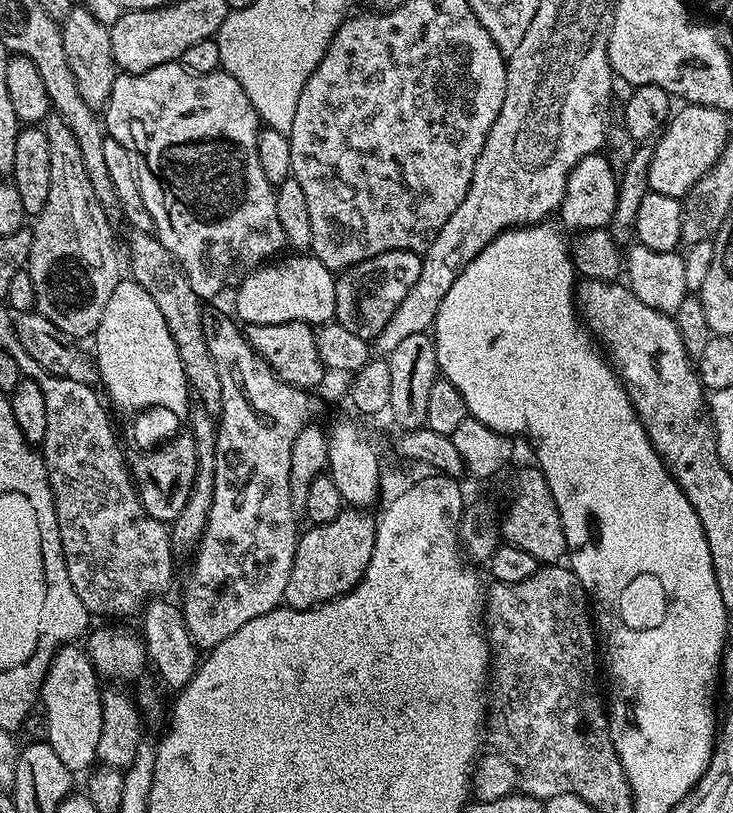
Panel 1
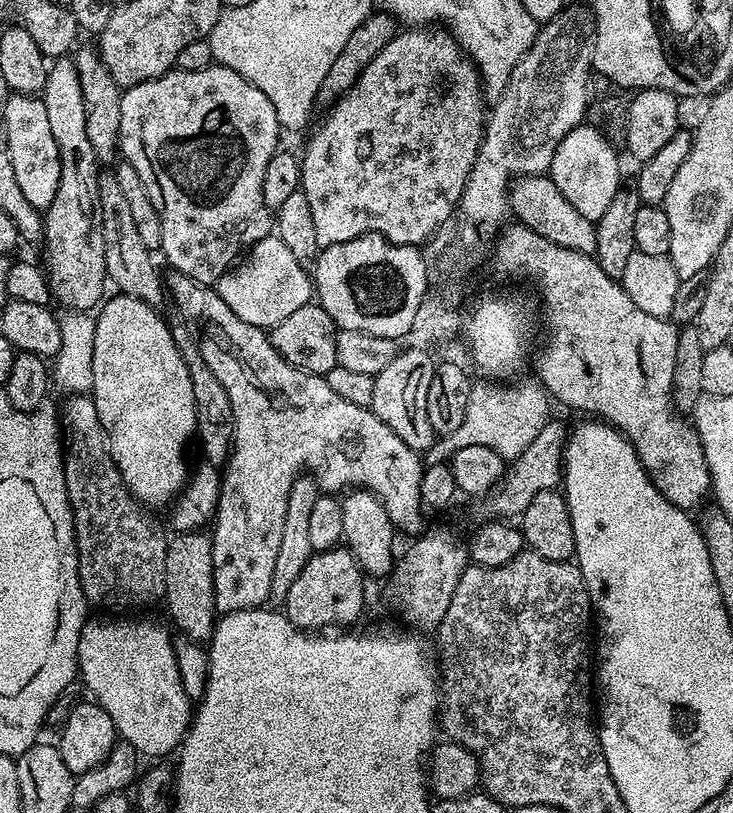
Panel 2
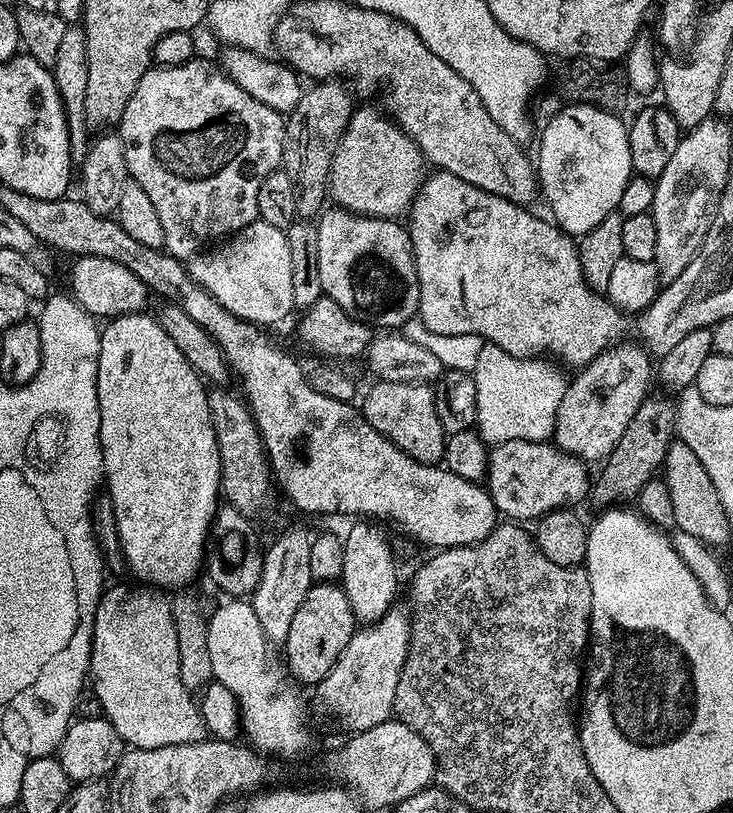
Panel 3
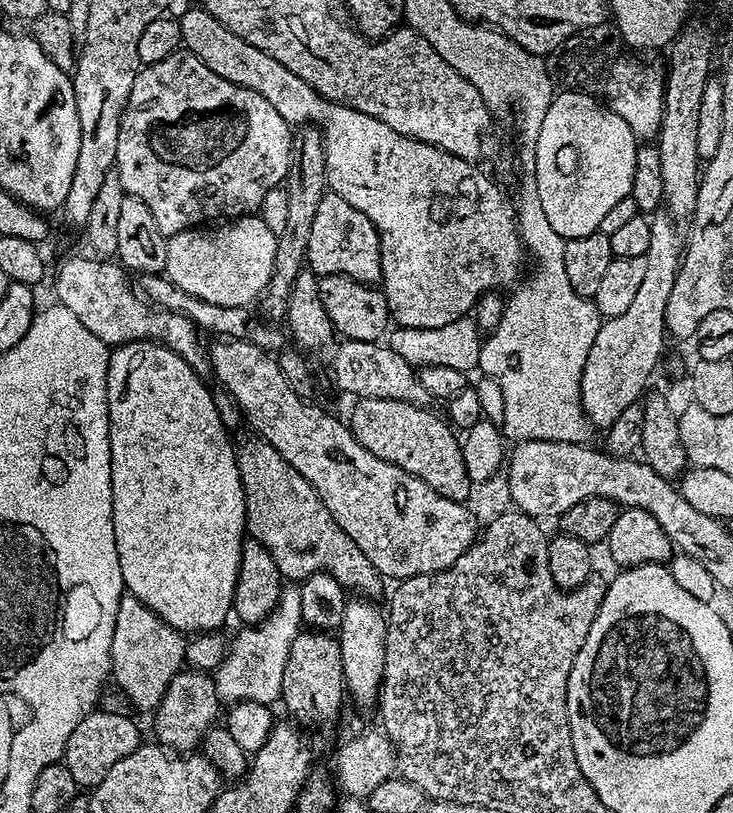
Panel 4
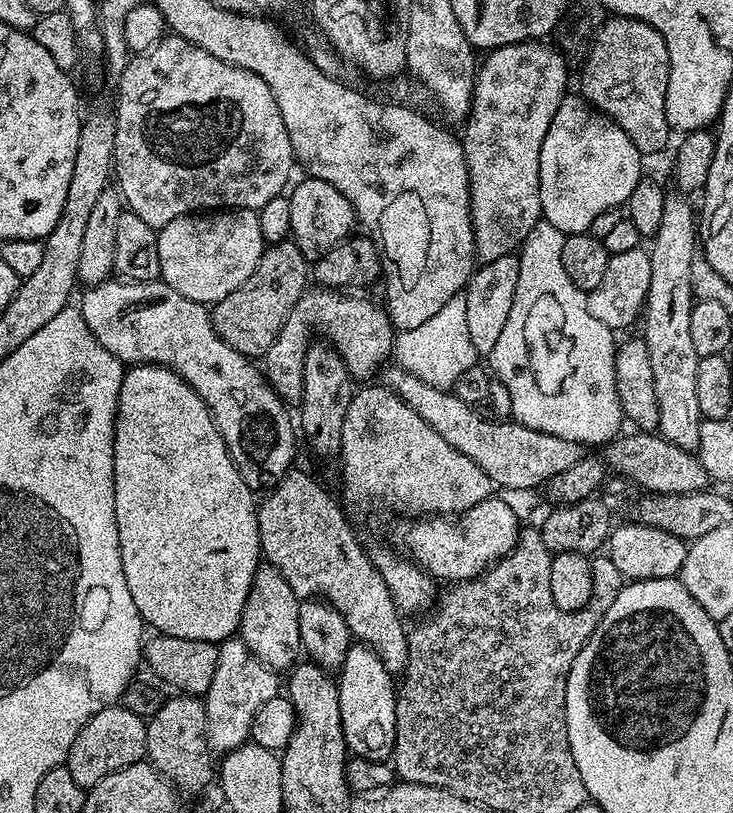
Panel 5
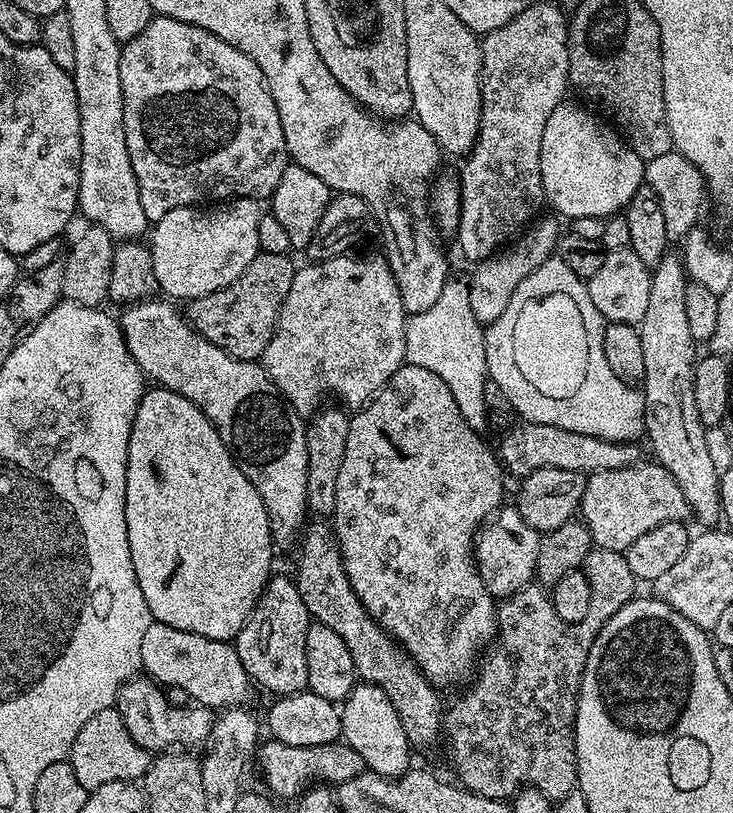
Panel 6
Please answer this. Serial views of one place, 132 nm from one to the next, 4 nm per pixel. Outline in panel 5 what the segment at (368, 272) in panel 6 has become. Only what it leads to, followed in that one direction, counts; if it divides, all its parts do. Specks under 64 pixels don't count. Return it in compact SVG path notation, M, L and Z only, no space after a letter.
M316 286L298 298L278 338L274 338L274 346L270 346L270 350L266 350L262 357L263 375L285 404L299 405L304 393L304 359L314 340L312 332L324 335L321 337L335 348L348 367L349 376L357 381L364 380L367 376L375 377L382 366L389 363L394 352L392 317L383 303L375 304L360 296L363 295Z

